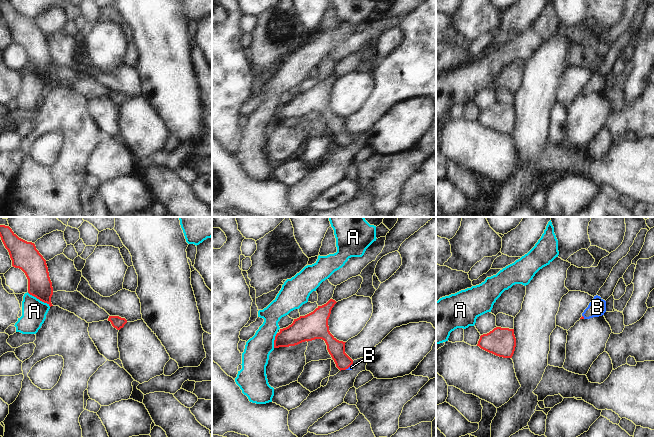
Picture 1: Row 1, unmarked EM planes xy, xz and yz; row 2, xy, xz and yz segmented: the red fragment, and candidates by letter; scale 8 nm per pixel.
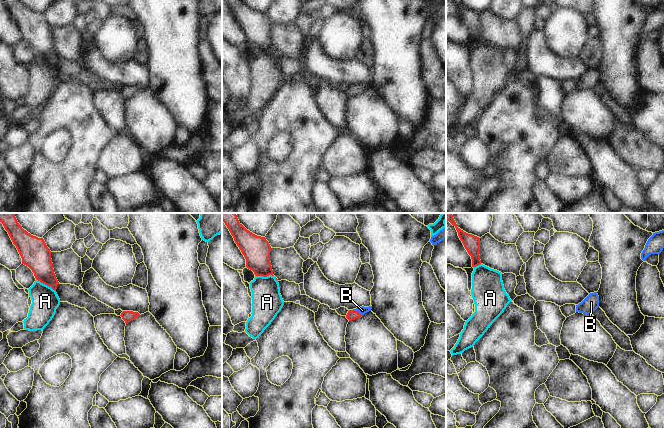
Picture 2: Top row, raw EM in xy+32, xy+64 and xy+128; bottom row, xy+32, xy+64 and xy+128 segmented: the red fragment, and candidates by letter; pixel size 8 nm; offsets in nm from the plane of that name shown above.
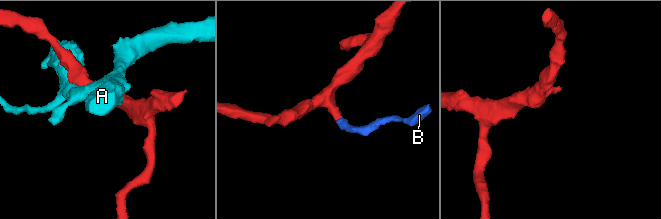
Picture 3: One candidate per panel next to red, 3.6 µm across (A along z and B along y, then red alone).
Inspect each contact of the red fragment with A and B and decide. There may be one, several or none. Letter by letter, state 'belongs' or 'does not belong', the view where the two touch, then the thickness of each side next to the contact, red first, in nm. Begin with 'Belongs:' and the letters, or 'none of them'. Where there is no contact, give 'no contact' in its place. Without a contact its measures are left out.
Belongs: B
A: does not belong; meets red in xy; 190 nm thick on the red side, 200 nm on the other
B: belongs; meets red in xz; 140 nm thick on the red side, 30 nm on the other

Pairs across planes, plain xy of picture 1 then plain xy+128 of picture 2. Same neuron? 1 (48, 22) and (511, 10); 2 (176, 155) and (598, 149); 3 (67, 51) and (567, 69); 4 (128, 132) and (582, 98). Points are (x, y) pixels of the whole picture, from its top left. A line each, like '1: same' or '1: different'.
1: same
2: different
3: different
4: same

